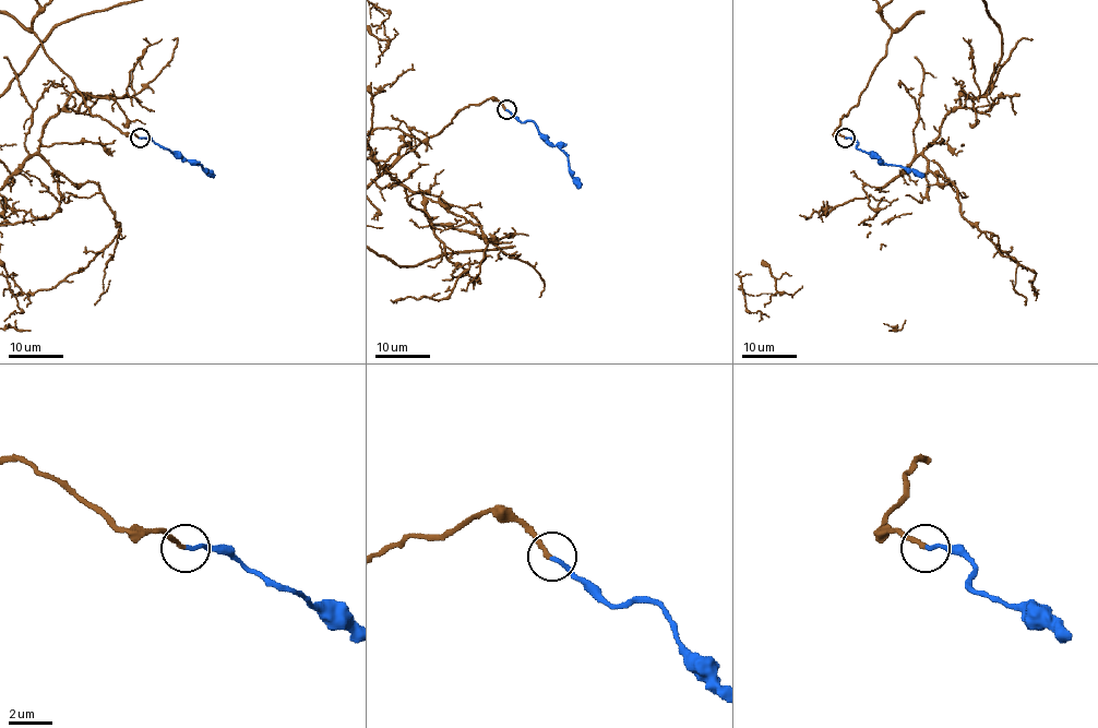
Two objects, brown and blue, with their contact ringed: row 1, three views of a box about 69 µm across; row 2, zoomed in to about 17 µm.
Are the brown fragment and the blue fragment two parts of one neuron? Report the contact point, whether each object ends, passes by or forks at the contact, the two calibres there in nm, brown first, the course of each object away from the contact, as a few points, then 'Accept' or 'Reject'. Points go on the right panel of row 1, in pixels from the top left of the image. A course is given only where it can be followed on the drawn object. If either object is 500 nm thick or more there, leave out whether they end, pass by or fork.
Place: (845, 138). At the ring brown ends. At the ring blue ends. Thickness 220 nm (brown) against 190 nm. Course of blue: (846, 138), (852, 138), (858, 143), (857, 147), (873, 153), (885, 164), (912, 169), (923, 177). Accept

